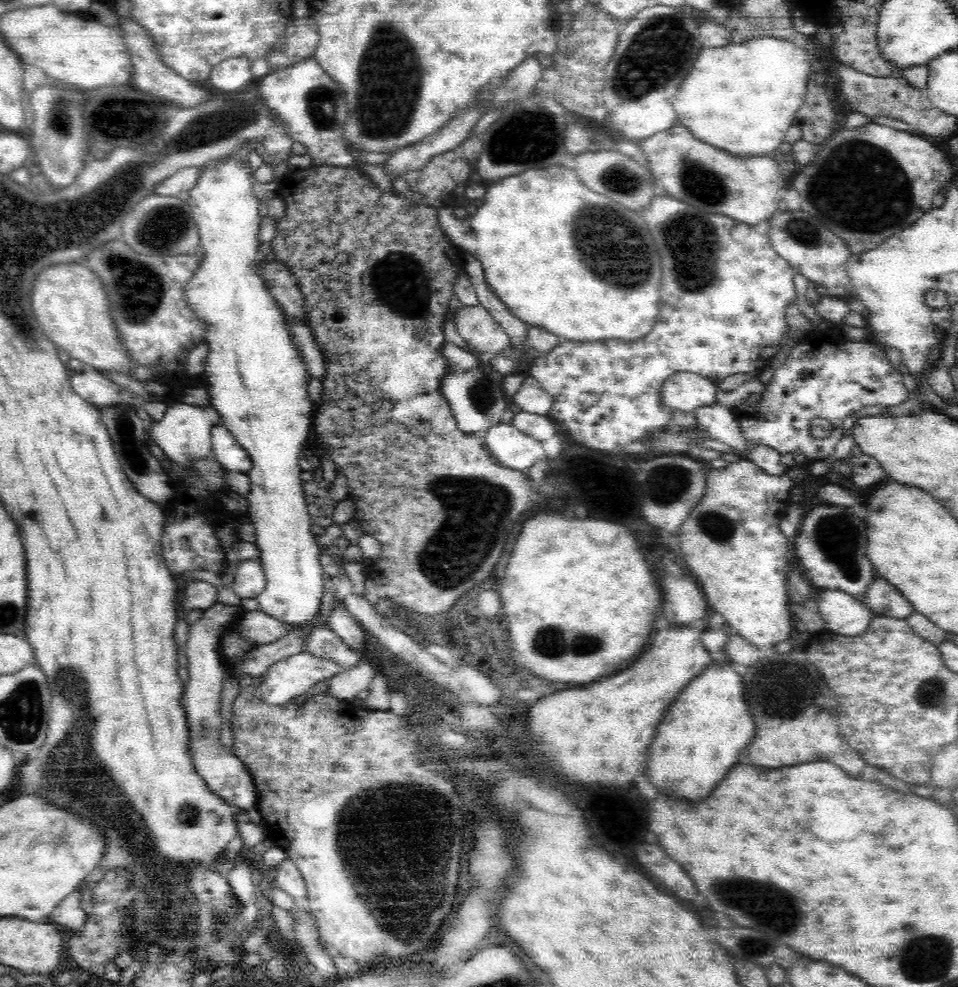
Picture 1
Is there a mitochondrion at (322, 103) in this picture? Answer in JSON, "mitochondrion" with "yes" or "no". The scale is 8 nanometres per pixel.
{"mitochondrion":"yes"}

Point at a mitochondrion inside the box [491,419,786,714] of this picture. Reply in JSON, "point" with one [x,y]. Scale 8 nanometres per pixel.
{"point":[675,479]}

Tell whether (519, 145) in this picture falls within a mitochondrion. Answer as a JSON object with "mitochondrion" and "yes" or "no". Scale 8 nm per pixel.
{"mitochondrion":"yes"}

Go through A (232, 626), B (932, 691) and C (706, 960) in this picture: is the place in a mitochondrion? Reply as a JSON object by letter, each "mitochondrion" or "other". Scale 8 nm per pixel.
{"A":"other","B":"mitochondrion","C":"other"}

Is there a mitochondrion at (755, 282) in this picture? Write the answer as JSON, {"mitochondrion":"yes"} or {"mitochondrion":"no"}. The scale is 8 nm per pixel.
{"mitochondrion":"no"}

